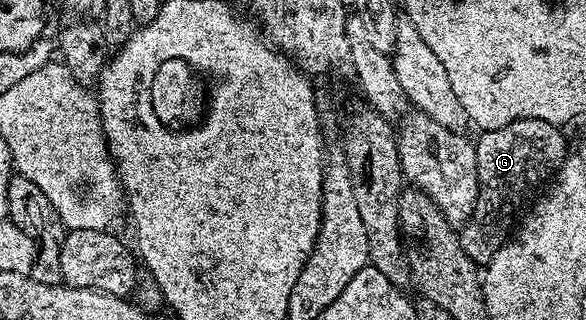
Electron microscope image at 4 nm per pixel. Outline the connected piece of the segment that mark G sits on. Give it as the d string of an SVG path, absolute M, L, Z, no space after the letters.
M523 118L490 132L482 131L481 137L476 137L479 190L475 210L459 232L461 248L474 264L484 266L491 262L493 255L505 245L507 234L514 231L515 221L522 211L521 203L545 179L548 181L554 174L560 173L567 155L565 136L561 132L564 131L551 122Z

